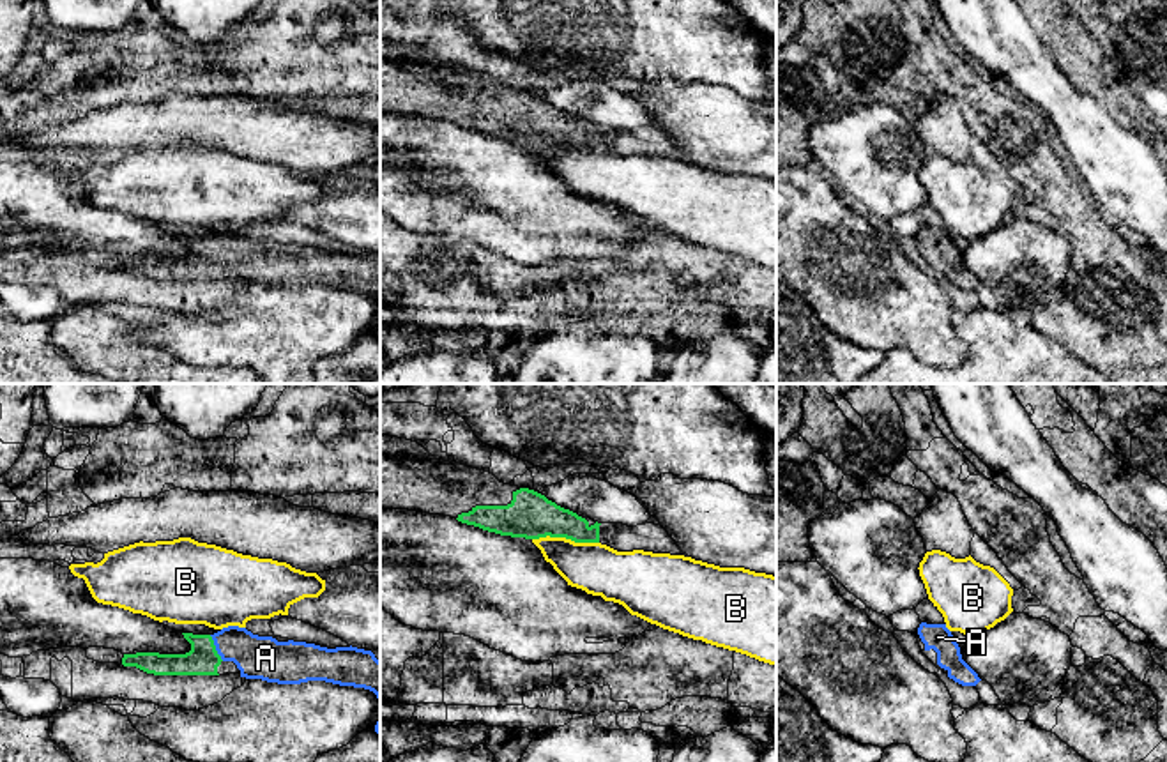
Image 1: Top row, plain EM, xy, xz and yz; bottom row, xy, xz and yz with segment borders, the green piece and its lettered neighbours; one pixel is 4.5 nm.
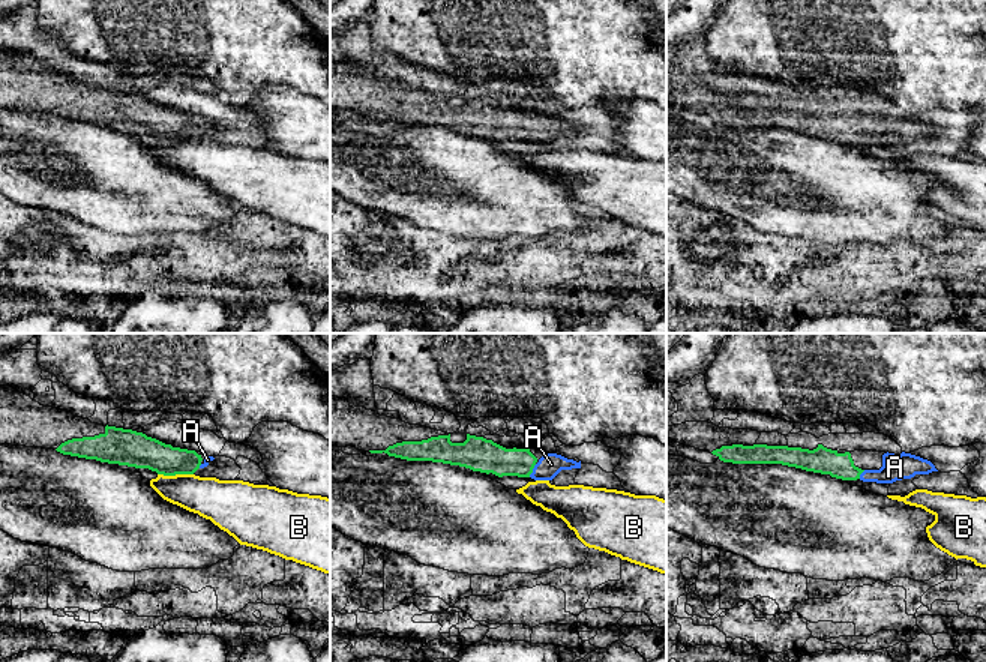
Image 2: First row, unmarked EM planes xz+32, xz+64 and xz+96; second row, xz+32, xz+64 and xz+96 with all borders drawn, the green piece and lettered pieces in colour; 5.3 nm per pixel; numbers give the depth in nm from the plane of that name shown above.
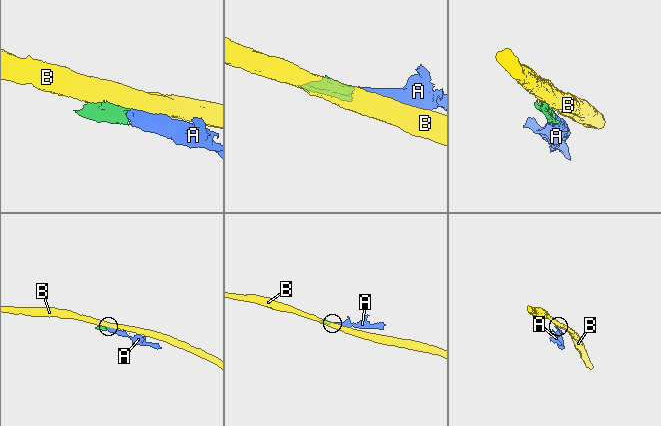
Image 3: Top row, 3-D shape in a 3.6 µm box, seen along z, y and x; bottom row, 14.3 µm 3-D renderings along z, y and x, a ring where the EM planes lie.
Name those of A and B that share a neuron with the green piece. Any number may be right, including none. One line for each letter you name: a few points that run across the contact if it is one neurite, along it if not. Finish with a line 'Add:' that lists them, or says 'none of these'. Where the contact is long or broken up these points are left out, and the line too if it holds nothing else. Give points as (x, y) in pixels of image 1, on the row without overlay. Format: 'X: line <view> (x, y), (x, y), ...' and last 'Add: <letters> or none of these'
A: line xy (202, 264), (214, 251), (243, 251), (266, 262)
Add: A

